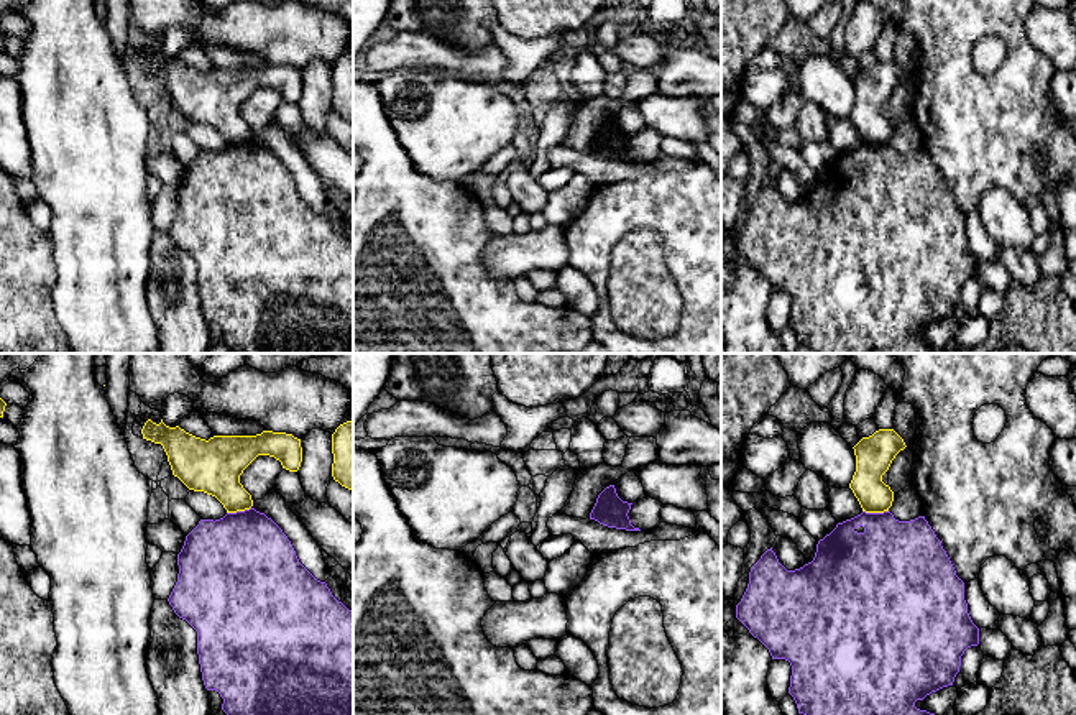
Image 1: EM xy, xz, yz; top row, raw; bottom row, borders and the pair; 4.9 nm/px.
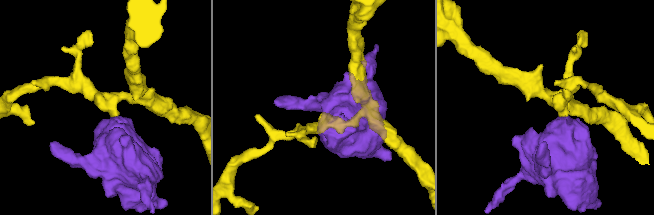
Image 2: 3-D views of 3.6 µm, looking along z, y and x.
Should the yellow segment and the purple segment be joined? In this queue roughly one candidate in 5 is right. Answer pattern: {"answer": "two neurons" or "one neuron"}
{"answer": "two neurons"}

